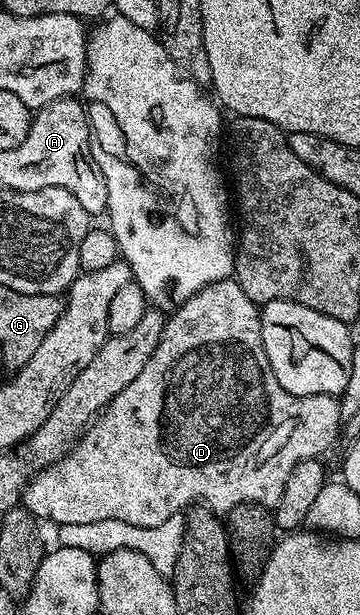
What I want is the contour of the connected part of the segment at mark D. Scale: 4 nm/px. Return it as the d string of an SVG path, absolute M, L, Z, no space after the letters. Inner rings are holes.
M231 278L208 285L188 300L177 305L174 313L169 313L166 325L162 331L160 342L148 358L148 366L140 370L140 374L95 419L94 423L82 433L78 443L64 458L60 458L52 466L42 469L26 486L22 494L21 503L26 511L32 513L39 521L51 520L54 526L64 523L99 522L105 519L116 519L121 522L132 523L134 527L159 527L168 519L179 515L191 506L209 508L215 514L231 512L241 504L259 504L265 508L274 509L276 502L280 502L280 493L284 490L284 482L288 482L288 474L299 462L319 459L334 444L338 432L343 431L344 423L340 420L339 397L328 394L312 394L311 396L297 396L288 394L276 382L276 374L272 374L272 366L268 362L268 354L264 354L264 338L262 337L262 314L259 305L244 294L237 280Z

